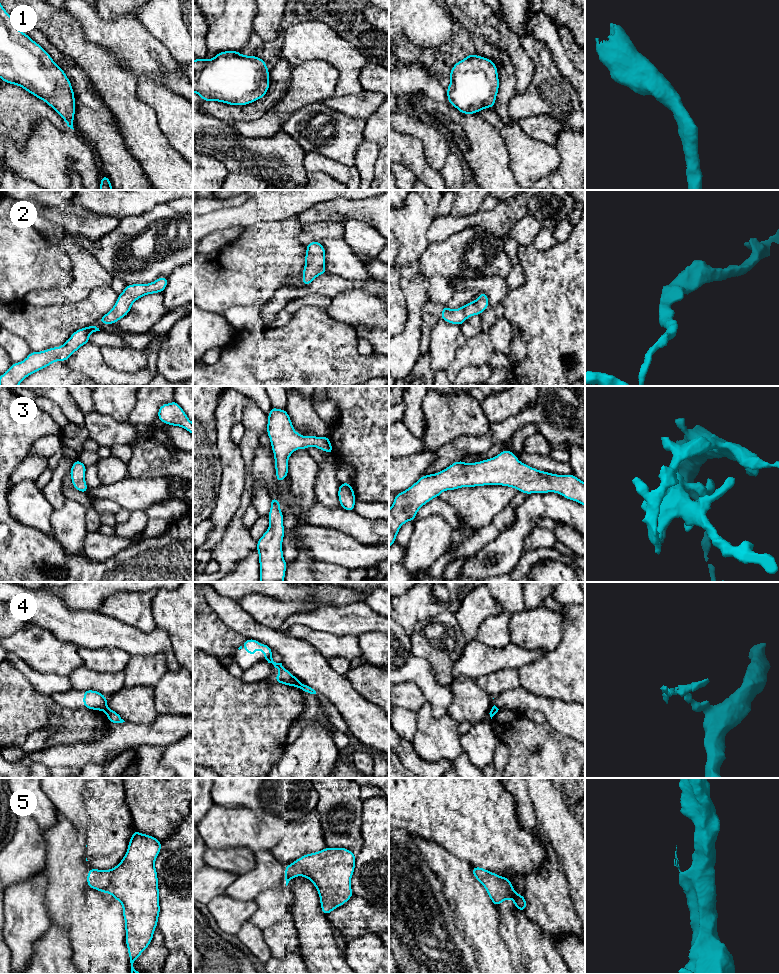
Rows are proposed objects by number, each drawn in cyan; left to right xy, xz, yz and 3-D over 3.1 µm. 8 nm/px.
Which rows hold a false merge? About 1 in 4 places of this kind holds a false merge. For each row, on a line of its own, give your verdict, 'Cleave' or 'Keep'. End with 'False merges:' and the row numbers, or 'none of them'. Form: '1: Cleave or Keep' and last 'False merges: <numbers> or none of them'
1: Keep
2: Keep
3: Keep
4: Cleave
5: Cleave
False merges: 4, 5

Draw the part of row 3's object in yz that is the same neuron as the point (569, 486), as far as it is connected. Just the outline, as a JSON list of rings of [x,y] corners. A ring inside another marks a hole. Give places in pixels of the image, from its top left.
[[[504,450],[497,456],[480,462],[471,464],[466,464],[463,460],[454,462],[448,468],[438,473],[421,476],[407,490],[395,494],[395,500],[389,510],[389,548],[395,543],[400,527],[407,521],[415,521],[418,510],[431,499],[438,497],[443,491],[485,485],[513,487],[527,495],[531,493],[555,492],[585,506],[585,483],[576,476],[573,474],[557,475],[539,471],[520,462],[515,453]]]

